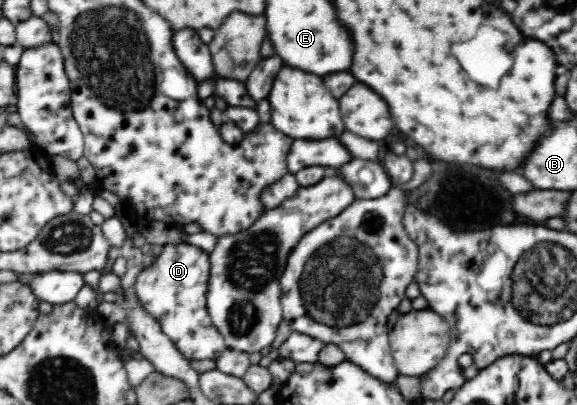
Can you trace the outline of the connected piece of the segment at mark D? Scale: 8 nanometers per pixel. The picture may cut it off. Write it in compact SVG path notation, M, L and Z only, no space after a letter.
M186 243L165 245L145 262L135 279L135 294L143 308L155 317L162 331L187 360L216 361L227 348L223 335L211 322L207 285L211 261L201 247Z

